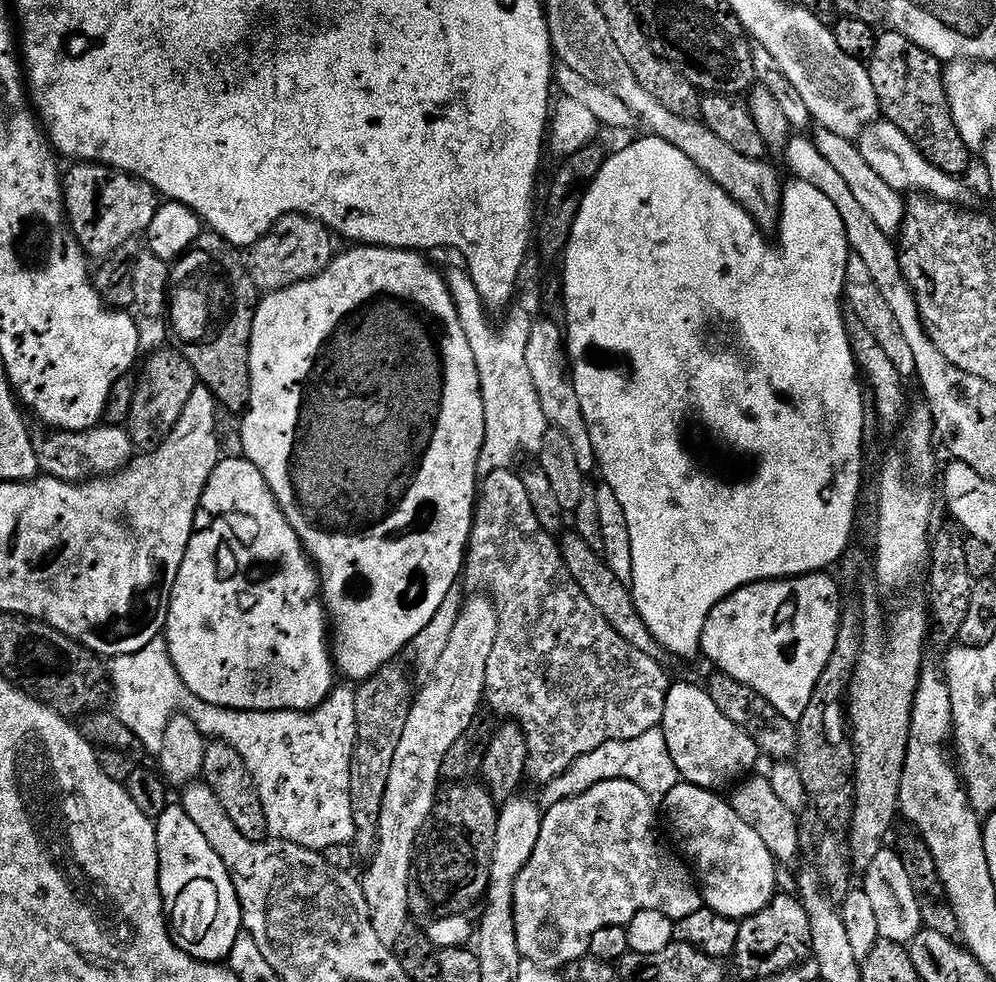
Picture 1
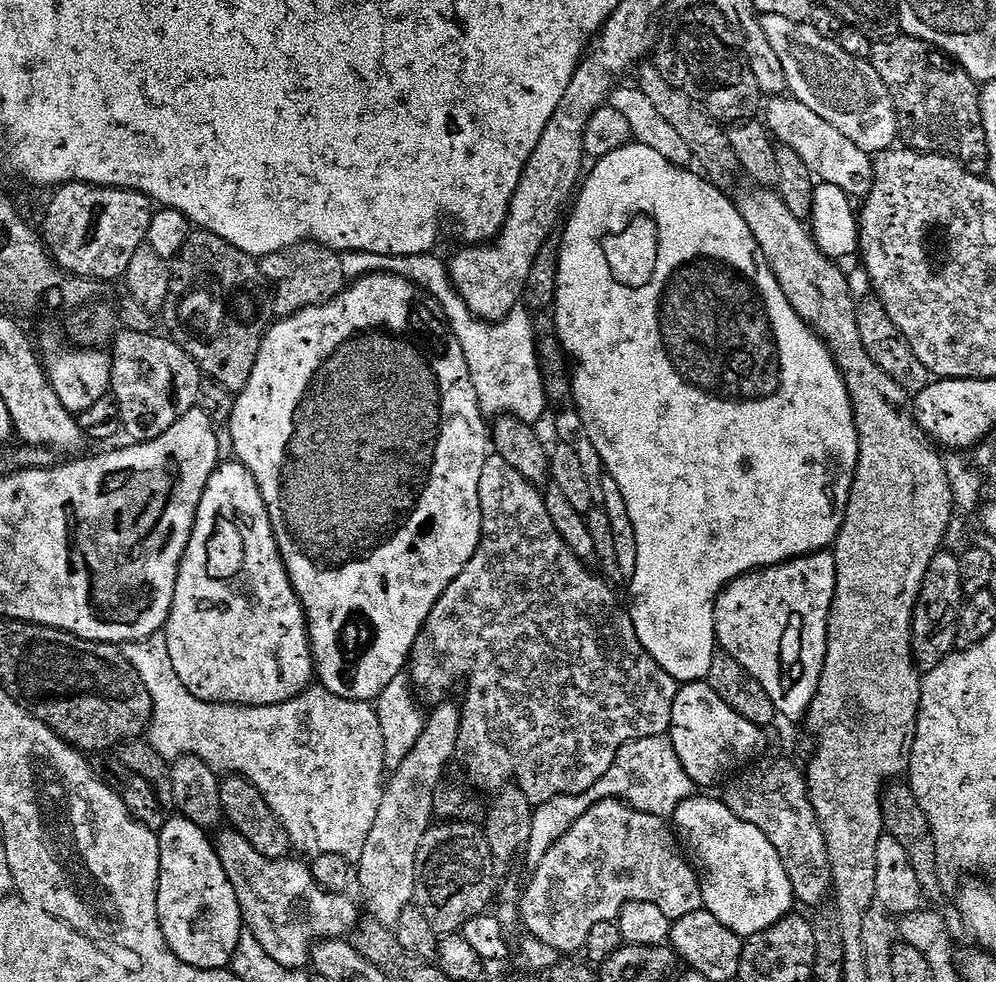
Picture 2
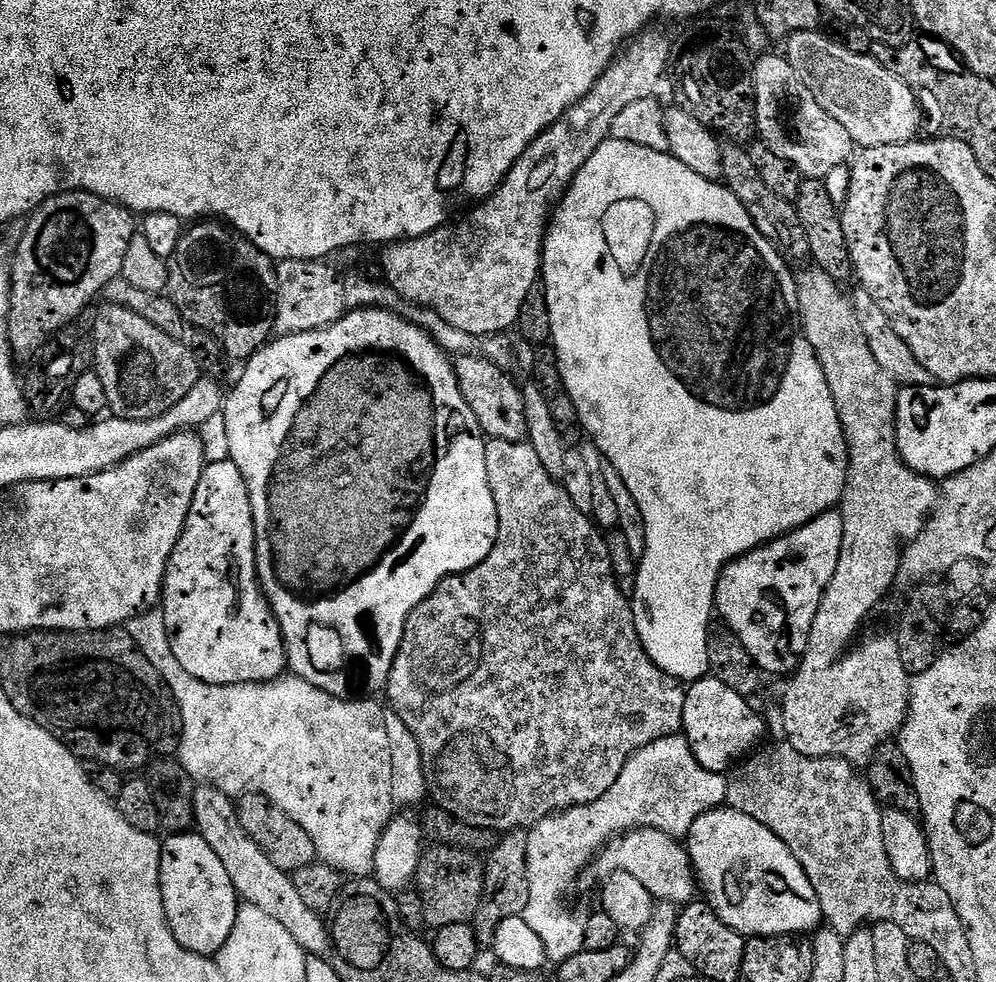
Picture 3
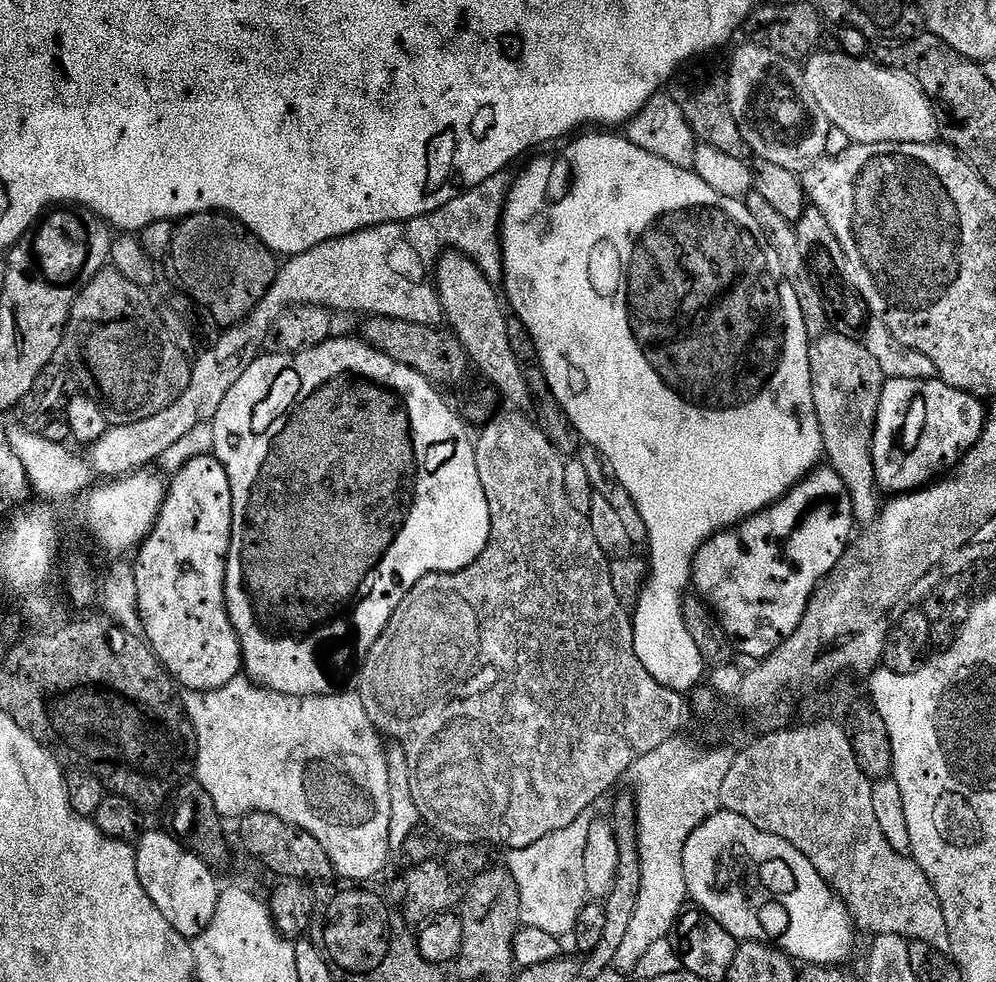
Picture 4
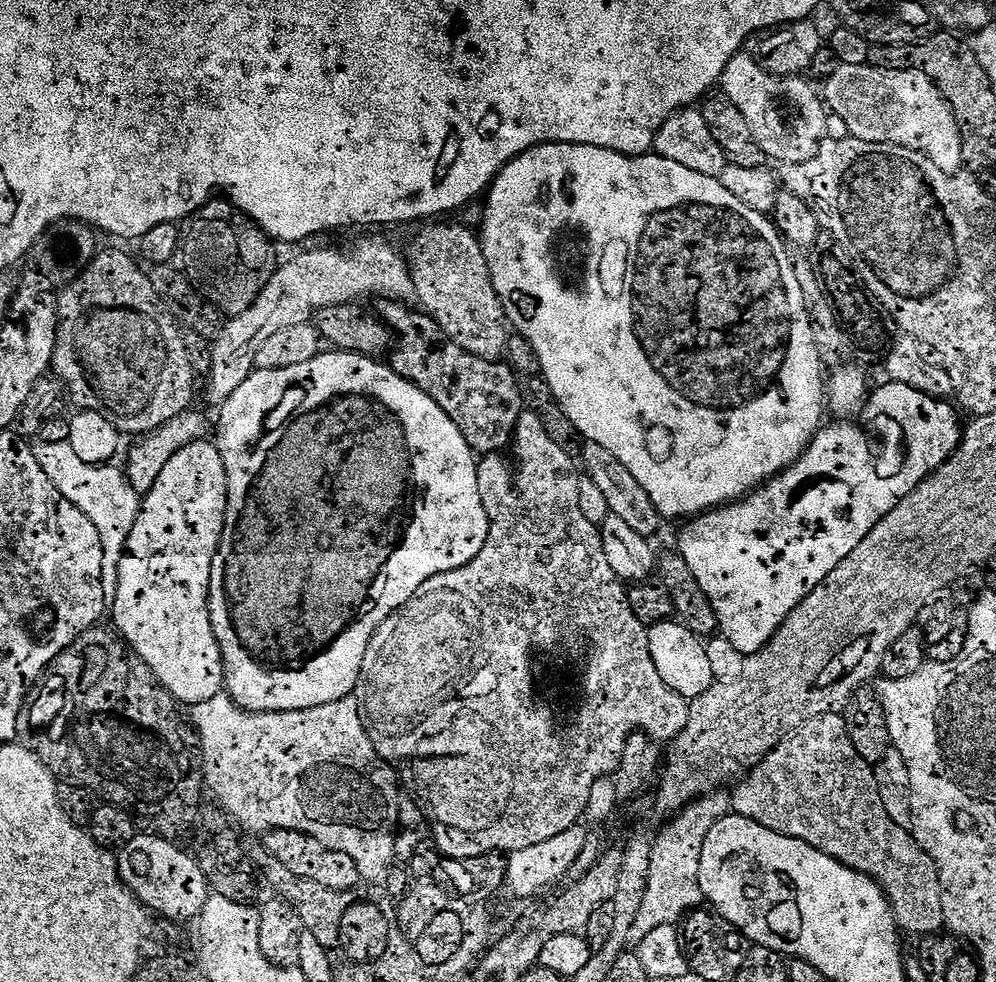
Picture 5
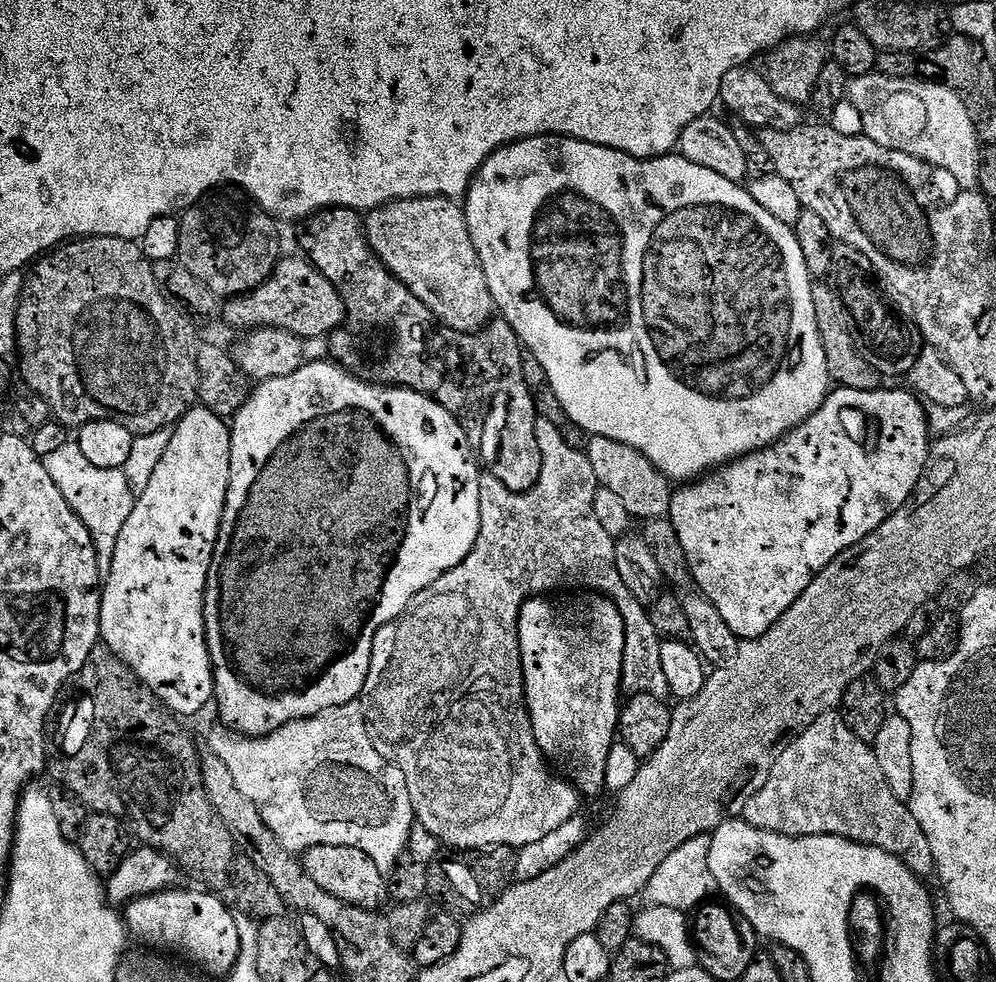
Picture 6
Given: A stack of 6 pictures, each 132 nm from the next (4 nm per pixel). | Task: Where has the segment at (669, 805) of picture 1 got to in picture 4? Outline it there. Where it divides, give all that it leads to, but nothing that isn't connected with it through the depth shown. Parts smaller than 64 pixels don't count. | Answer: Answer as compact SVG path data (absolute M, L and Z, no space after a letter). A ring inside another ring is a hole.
M723 810L714 813L712 817L706 818L702 824L697 826L694 832L690 834L689 840L686 841L684 852L681 855L681 865L684 868L685 884L688 887L688 896L690 897L691 903L696 903L693 905L695 905L699 911L706 913L710 918L714 918L714 922L722 925L736 941L775 945L775 947L782 949L786 955L791 956L793 961L801 962L800 960L805 960L803 963L808 966L840 966L844 964L842 963L843 960L851 954L854 921L852 917L849 916L844 901L839 899L836 893L829 888L828 884L821 879L818 872L814 870L812 863L810 863L797 848L790 846L790 842L786 842L774 834L766 834L762 830L758 830L758 826L746 822L746 818Z

